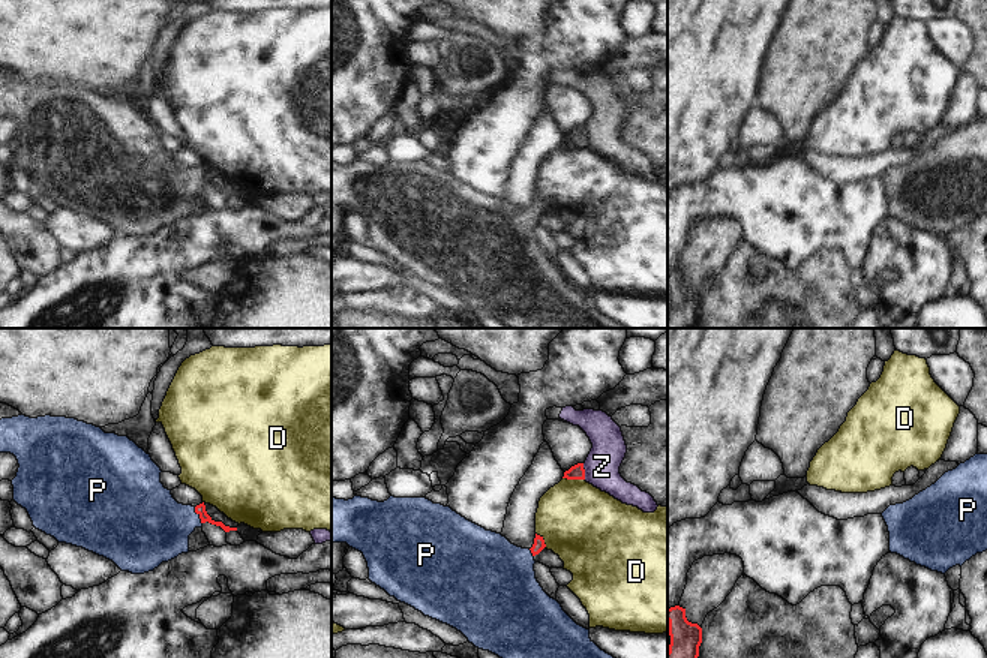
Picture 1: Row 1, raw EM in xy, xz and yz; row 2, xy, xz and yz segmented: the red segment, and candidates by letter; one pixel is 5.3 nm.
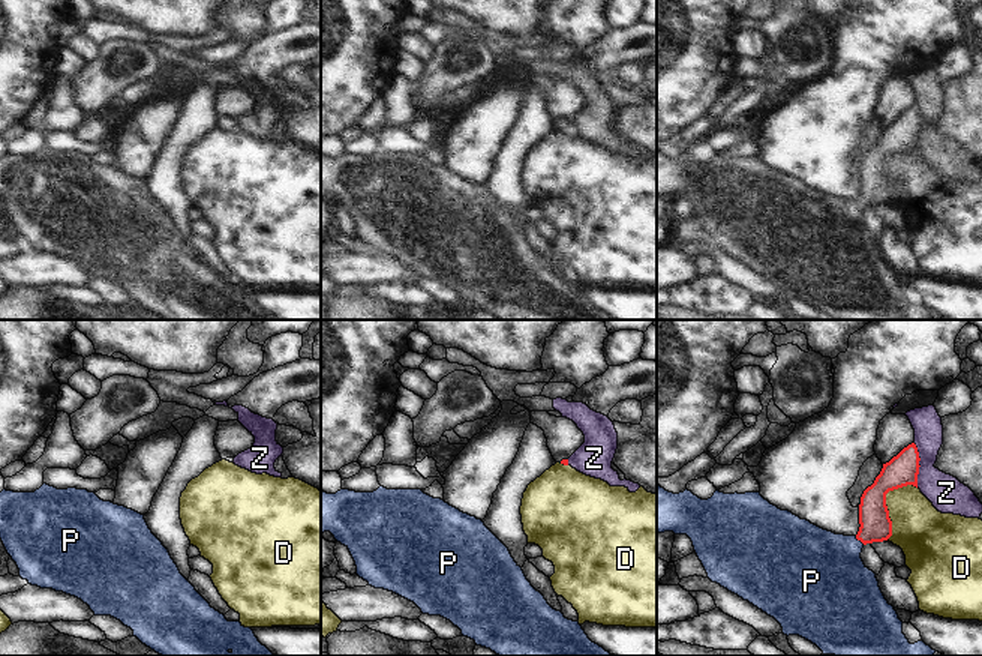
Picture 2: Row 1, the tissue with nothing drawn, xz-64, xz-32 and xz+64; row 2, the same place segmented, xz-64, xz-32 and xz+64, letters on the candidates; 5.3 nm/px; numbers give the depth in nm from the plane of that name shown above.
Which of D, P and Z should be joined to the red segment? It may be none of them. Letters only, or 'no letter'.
P

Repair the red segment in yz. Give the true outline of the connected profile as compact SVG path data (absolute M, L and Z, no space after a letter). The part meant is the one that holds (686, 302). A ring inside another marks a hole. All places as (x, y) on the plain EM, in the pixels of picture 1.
M668 273L670 309L668 328L694 328L702 307L702 292L686 282L686 273Z

